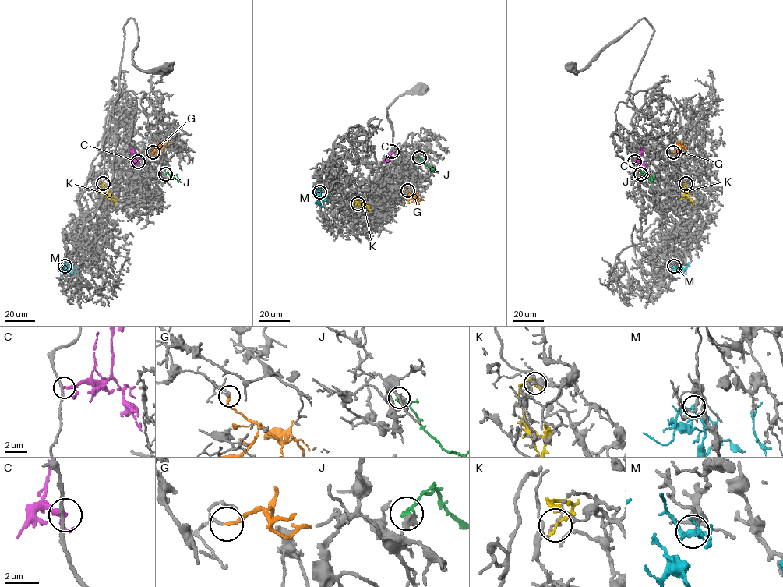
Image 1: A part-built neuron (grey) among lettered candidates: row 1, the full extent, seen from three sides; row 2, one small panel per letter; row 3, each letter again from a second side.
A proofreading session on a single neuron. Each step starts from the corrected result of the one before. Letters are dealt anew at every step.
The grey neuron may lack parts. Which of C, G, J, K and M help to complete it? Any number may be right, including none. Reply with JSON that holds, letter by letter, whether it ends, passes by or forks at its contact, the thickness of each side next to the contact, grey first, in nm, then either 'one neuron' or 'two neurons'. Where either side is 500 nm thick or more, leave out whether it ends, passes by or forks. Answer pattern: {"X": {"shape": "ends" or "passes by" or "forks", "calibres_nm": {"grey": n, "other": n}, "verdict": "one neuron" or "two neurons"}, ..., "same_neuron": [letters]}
{"C": {"shape": "passes by", "calibres_nm": {"grey": 220, "other": 160}, "verdict": "two neurons"}, "G": {"shape": "ends", "calibres_nm": {"grey": 160, "other": 240}, "verdict": "two neurons"}, "J": {"shape": "ends", "calibres_nm": {"grey": 320, "other": 200}, "verdict": "two neurons"}, "K": {"shape": "ends", "calibres_nm": {"grey": 120, "other": 190}, "verdict": "two neurons"}, "M": {"shape": "forks", "calibres_nm": {"grey": 160, "other": 190}, "verdict": "two neurons"}, "same_neuron": []}

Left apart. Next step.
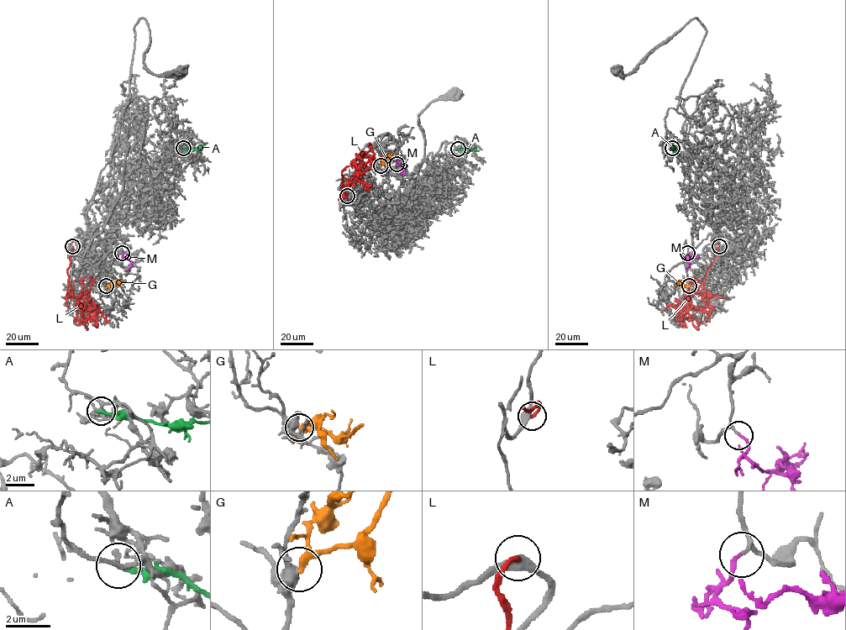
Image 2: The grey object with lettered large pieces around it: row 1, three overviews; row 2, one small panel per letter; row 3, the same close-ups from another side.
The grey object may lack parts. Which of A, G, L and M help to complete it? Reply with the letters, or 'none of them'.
M

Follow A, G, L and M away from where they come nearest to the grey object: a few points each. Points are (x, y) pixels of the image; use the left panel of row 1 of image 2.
A: (183, 148), (193, 150), (204, 144)
G: (106, 286), (115, 286), (121, 279)
L: (72, 246), (66, 293), (77, 297), (86, 320), (97, 313), (94, 306), (98, 312), (96, 304), (94, 310)
M: (122, 253), (130, 261), (127, 270)

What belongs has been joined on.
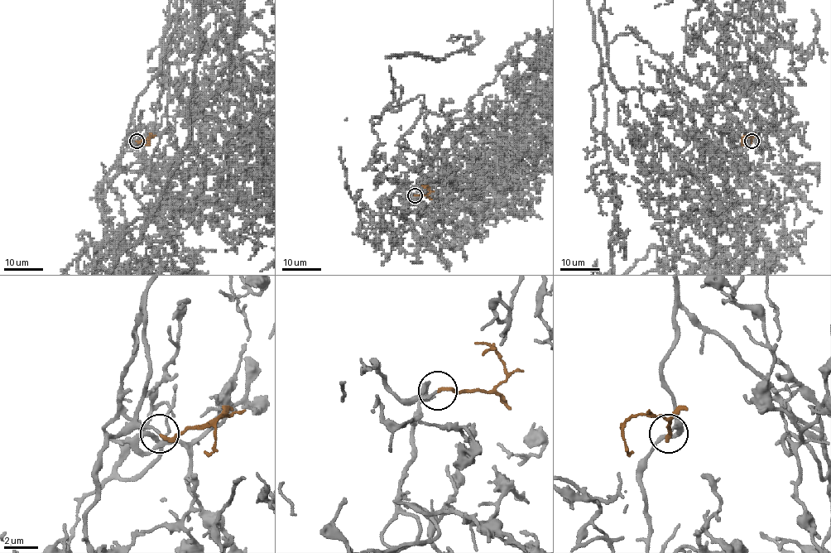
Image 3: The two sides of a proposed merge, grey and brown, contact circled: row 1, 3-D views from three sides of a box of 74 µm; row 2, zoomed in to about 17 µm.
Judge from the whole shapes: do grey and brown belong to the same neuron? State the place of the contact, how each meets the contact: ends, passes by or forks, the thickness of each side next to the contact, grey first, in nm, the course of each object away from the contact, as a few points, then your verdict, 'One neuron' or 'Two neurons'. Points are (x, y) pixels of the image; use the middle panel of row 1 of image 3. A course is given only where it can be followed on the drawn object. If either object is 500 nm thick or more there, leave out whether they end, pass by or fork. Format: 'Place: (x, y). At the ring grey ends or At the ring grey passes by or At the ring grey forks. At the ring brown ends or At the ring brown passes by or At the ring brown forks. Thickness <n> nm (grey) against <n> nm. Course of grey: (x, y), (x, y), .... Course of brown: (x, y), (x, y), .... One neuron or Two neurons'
Place: (415, 195). At the ring grey ends. At the ring brown ends. Thickness 150 nm (grey) against 200 nm. Course of brown: (415, 195), (427, 195), (429, 189), (427, 185), (425, 188). One neuron

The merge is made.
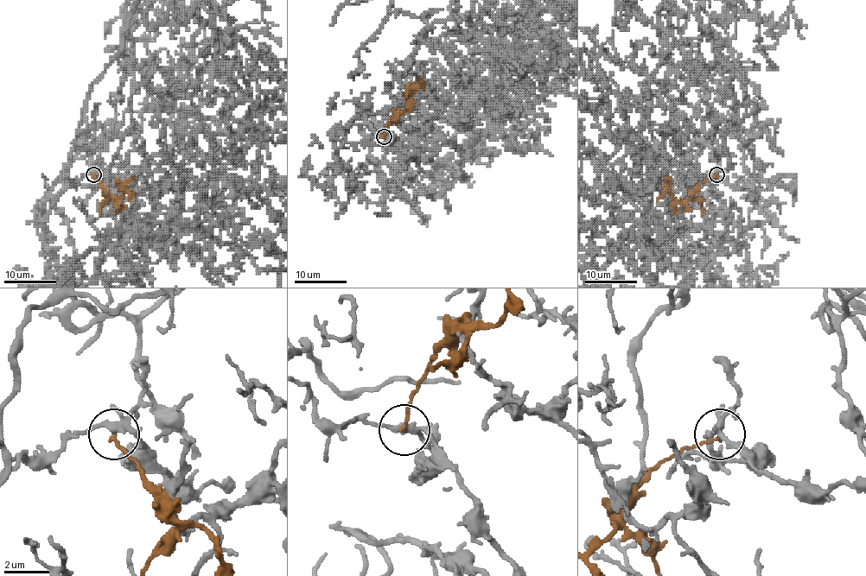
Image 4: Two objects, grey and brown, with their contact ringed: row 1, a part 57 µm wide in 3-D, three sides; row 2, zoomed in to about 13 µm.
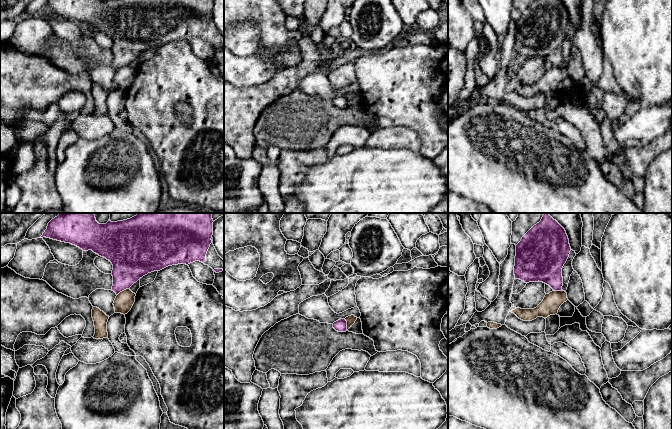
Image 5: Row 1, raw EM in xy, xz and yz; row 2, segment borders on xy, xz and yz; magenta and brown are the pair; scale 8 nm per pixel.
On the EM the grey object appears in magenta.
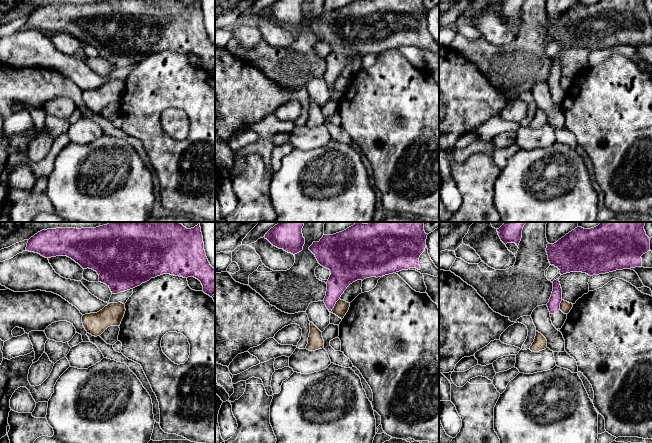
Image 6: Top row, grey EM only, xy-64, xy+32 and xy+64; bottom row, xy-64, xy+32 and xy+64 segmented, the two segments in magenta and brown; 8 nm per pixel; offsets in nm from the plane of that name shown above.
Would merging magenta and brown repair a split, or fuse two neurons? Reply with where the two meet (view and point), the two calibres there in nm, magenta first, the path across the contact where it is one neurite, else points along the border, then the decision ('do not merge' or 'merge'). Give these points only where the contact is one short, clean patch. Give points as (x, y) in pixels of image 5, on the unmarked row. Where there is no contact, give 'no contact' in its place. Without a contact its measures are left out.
contact xy (122, 66); calibres 300 and 150 nm; do not merge

